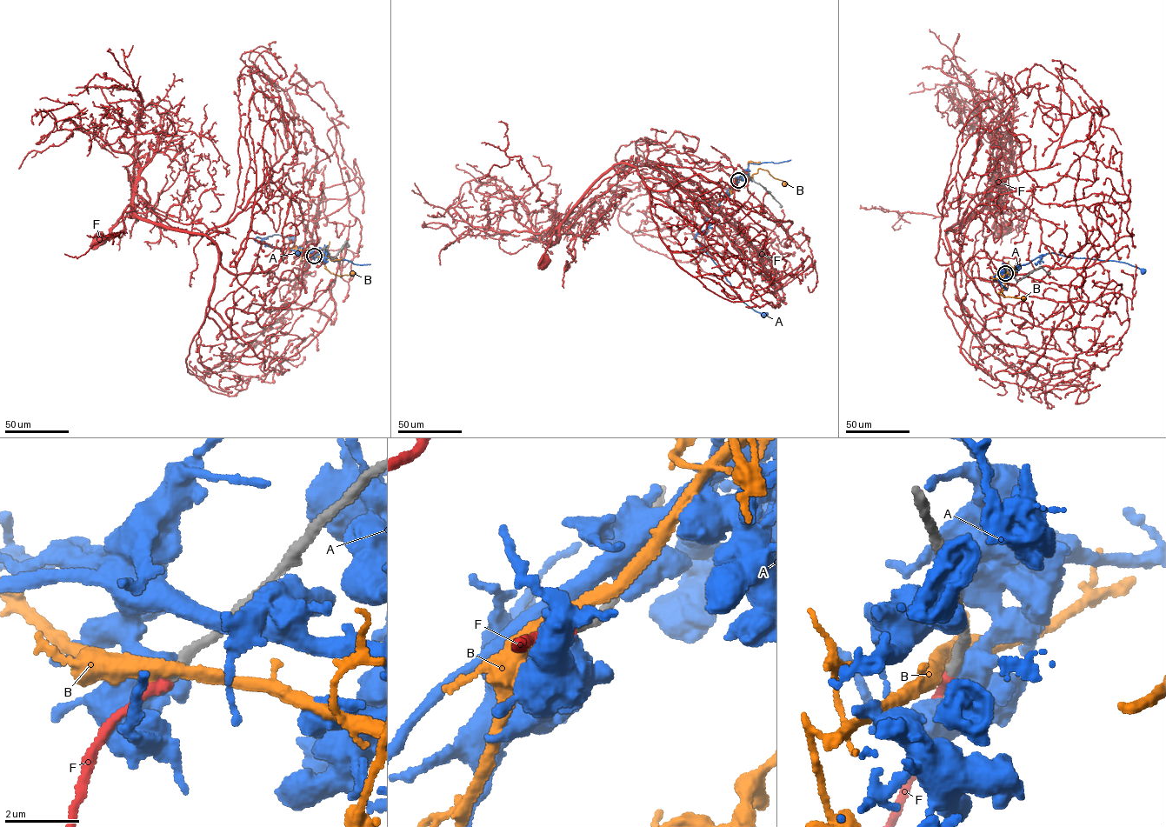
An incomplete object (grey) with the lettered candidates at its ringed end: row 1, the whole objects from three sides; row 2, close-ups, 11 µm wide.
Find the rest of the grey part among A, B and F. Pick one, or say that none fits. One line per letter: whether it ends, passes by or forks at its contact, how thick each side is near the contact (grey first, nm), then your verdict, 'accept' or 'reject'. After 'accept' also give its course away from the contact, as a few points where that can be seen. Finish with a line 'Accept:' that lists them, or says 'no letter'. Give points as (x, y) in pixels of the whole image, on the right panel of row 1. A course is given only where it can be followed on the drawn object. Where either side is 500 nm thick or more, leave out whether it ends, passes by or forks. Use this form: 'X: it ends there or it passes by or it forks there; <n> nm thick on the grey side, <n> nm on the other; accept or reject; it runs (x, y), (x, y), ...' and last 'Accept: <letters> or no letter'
A: 300 nm thick on the grey side, 600 nm on the other; reject
B: it passes by; 300 nm thick on the grey side, 380 nm on the other; reject
F: it ends there; 300 nm thick on the grey side, 280 nm on the other; accept; it runs (1005, 273), (1004, 312), (982, 332), (946, 306), (961, 338), (969, 316), (945, 234), (992, 196), (1002, 230)
Accept: F

